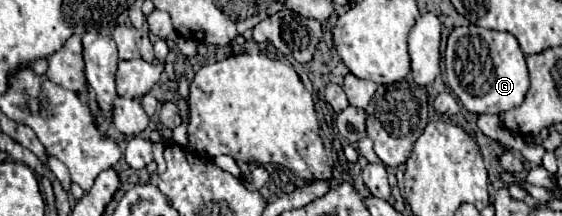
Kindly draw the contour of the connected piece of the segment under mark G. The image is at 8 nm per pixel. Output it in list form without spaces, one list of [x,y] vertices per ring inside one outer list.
[[[475,24],[455,28],[445,48],[447,84],[457,100],[473,114],[503,114],[519,106],[529,90],[525,54],[509,32],[487,30]]]

